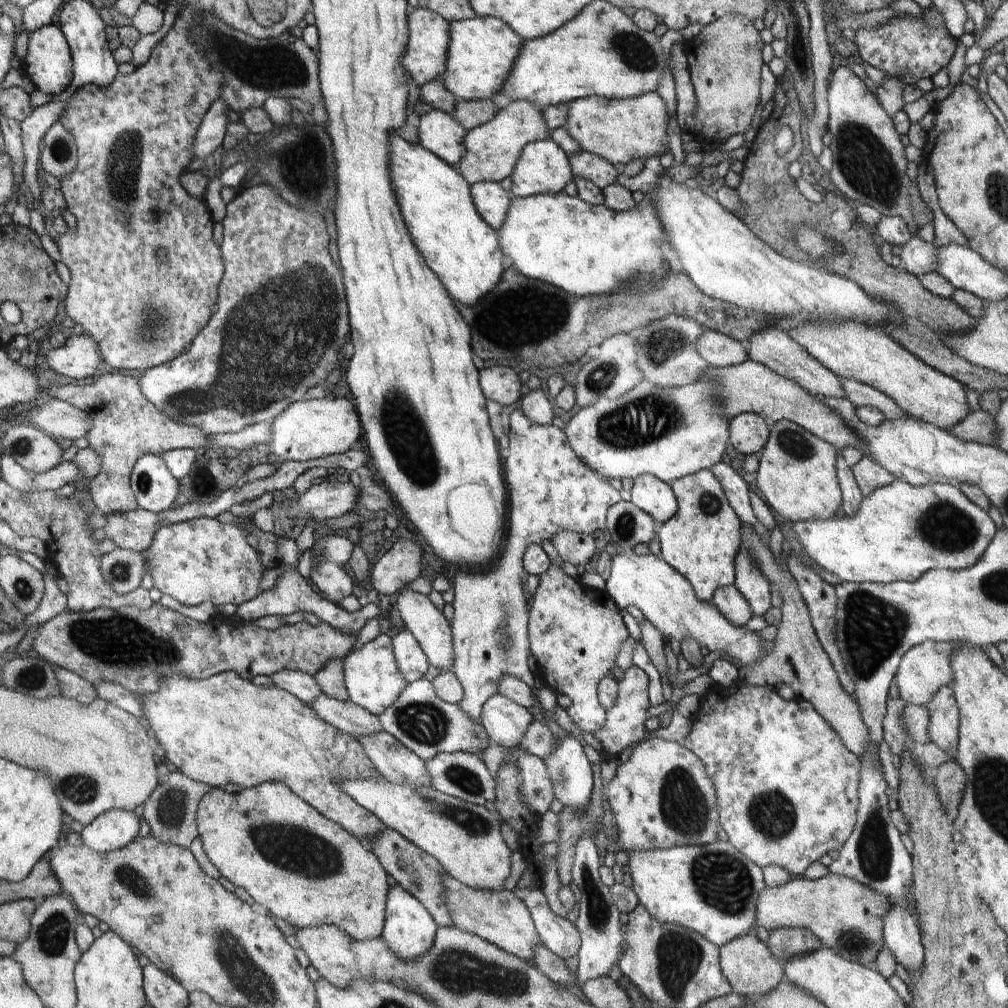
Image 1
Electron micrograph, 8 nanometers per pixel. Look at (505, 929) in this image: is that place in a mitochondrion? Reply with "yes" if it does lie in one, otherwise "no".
no

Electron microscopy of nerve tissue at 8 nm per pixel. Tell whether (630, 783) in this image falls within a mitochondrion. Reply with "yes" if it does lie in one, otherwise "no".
no

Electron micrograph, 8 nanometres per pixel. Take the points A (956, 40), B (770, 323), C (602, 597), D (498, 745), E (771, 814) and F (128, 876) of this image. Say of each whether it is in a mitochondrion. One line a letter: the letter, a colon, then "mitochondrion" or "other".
A: other
B: other
C: other
D: other
E: mitochondrion
F: mitochondrion

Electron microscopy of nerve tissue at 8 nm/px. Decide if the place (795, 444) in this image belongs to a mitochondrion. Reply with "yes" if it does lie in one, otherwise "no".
yes

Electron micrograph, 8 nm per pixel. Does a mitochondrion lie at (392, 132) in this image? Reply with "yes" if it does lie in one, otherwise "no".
no

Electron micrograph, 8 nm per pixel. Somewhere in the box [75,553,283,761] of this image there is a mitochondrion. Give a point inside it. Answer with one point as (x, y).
(119, 572)

